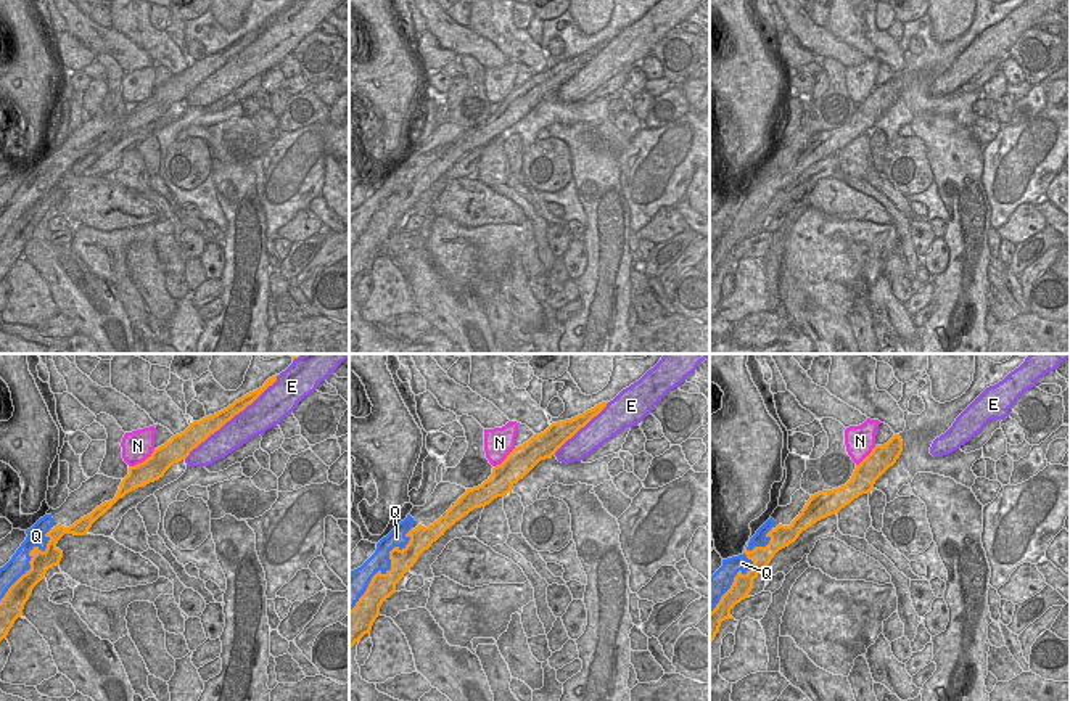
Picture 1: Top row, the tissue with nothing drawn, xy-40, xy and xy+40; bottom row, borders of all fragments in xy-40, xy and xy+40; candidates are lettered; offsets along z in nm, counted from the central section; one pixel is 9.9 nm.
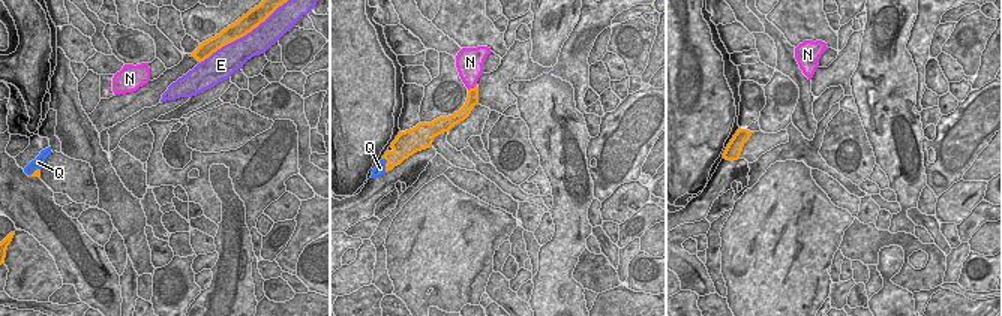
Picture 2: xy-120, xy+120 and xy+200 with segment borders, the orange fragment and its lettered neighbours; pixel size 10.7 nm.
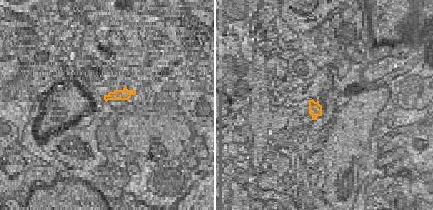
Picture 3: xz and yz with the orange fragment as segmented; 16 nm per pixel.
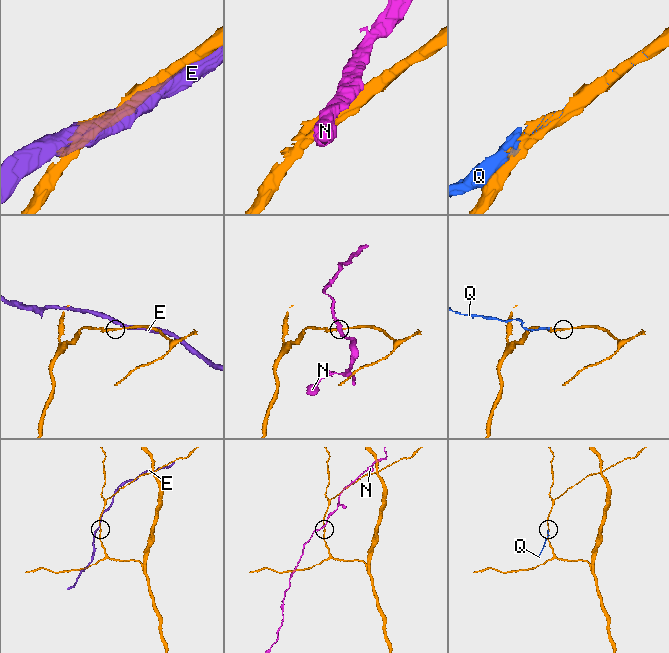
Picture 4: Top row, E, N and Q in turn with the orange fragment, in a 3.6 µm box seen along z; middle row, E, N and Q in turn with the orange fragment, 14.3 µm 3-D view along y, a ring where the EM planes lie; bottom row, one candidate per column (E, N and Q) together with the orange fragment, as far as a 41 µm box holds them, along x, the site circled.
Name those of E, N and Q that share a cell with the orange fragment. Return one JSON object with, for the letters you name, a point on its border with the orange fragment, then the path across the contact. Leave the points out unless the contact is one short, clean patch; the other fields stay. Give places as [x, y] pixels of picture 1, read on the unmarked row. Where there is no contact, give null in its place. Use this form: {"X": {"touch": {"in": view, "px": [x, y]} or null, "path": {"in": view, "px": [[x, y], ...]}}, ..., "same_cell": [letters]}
{"same_cell": []}

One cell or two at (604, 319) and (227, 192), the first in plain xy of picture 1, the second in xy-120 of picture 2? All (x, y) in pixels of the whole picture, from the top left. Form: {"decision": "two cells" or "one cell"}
{"decision": "one cell"}

